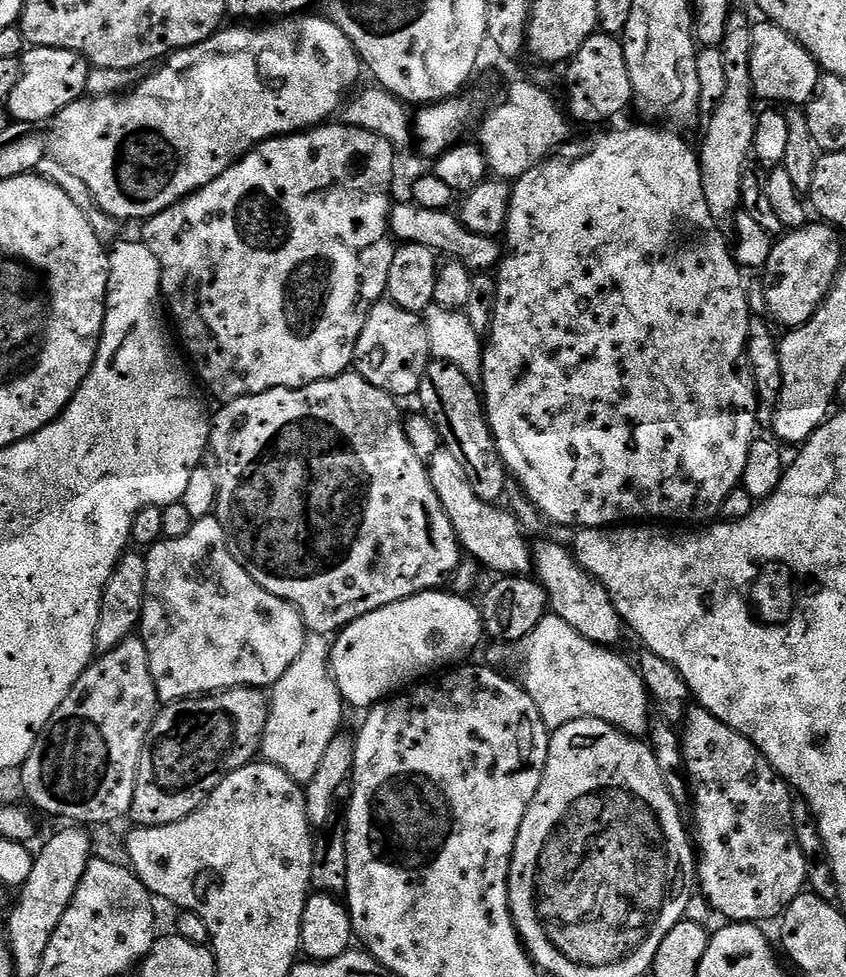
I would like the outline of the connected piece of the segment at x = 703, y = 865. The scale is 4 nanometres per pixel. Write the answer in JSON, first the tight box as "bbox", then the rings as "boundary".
{"bbox":[682,706,808,922],"boundary":[[[699,706],[689,707],[684,716],[682,725],[682,741],[684,751],[684,771],[690,789],[690,800],[696,803],[696,832],[694,828],[694,844],[698,849],[698,892],[706,897],[708,905],[712,907],[713,913],[720,912],[728,922],[765,922],[764,920],[775,921],[784,915],[784,912],[798,898],[800,893],[805,891],[808,883],[808,860],[802,854],[802,846],[798,846],[798,838],[794,834],[792,825],[792,801],[794,799],[793,789],[789,788],[787,782],[770,766],[768,759],[753,746],[752,741],[745,738],[741,732],[726,726],[710,710]]]}

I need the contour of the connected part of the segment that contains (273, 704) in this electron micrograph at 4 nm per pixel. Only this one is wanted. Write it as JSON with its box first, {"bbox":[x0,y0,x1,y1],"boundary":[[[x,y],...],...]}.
{"bbox":[259,634,346,784],"boundary":[[[308,634],[304,637],[302,654],[294,658],[294,666],[270,689],[268,717],[259,755],[281,768],[294,782],[308,784],[318,770],[326,746],[341,731],[346,705],[332,676],[330,661],[332,640],[327,636]]]}

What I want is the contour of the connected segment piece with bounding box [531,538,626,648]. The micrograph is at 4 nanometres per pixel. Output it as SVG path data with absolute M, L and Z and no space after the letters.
M540 538L531 545L532 566L535 579L539 580L548 596L551 615L562 618L566 626L571 626L582 638L594 642L603 648L612 648L626 632L626 625L621 620L606 586L598 582L582 567L571 547L559 544L557 540Z

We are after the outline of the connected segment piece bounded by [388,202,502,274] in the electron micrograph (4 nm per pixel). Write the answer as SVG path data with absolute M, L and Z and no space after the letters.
M396 202L392 205L388 226L391 235L400 244L421 244L437 254L445 252L445 257L462 261L473 274L491 273L502 259L502 244L499 239L474 234L448 210L426 210L426 206L411 202Z

